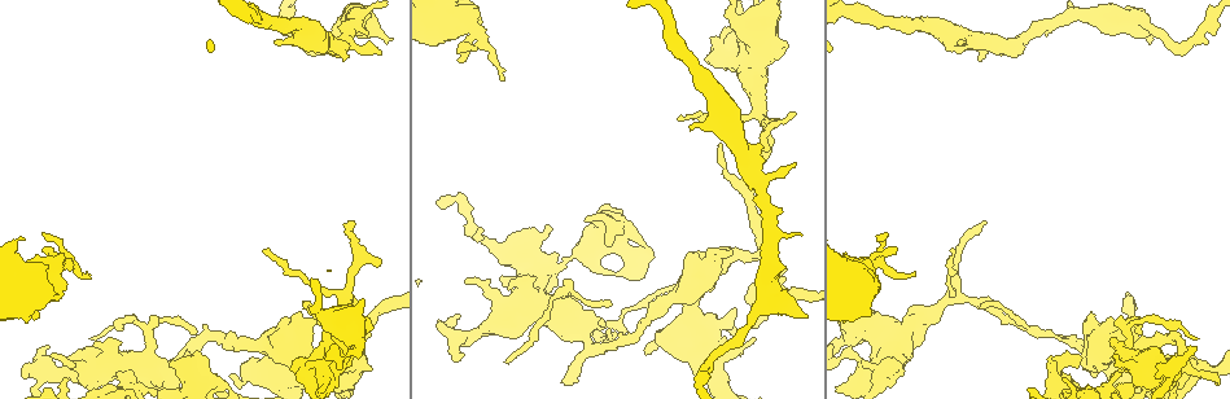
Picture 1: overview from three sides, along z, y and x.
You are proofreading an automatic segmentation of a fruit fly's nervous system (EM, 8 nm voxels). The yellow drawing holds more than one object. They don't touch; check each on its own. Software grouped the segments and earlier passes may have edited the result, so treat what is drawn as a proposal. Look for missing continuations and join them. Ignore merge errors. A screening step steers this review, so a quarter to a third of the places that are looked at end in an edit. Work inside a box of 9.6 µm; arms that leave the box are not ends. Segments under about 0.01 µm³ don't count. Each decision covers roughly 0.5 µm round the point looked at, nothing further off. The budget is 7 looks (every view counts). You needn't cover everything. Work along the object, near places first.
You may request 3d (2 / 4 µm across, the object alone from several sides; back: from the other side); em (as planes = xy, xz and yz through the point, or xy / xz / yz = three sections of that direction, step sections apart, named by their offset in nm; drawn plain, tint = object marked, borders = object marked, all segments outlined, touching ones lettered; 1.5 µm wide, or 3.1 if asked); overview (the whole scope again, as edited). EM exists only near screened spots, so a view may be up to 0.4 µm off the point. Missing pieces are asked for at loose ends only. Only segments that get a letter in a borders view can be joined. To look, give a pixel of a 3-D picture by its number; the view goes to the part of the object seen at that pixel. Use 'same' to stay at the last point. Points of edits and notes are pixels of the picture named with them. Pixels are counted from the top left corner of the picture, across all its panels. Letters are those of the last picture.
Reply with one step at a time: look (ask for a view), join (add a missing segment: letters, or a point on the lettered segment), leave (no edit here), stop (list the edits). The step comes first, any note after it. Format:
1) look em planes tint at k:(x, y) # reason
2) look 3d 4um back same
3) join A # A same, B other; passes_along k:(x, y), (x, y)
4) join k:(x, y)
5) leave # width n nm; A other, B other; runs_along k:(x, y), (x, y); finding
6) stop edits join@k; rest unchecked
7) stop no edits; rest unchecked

look em planes borders at 1:(438, 323) # an open end

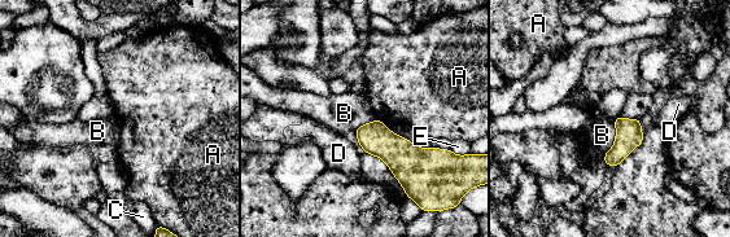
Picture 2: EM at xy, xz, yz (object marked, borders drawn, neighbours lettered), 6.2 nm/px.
leave # A other, B other, C other, D other, E other; border 2:(613, 119), (615, 143), (604, 154); no lettered segment goes on from it

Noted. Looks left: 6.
look 3d 2um back at 1:(1055, 364)

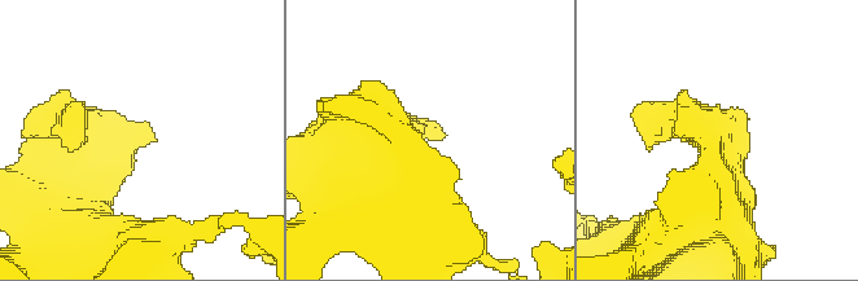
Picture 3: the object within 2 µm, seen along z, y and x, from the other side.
look em planes borders at 3:(151, 135)

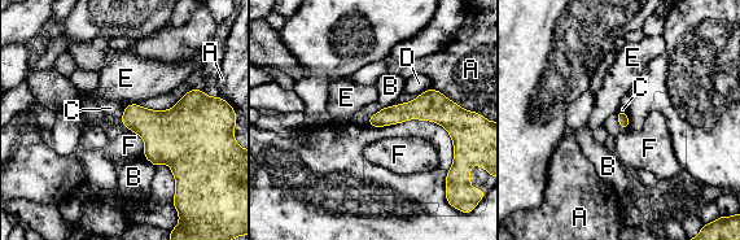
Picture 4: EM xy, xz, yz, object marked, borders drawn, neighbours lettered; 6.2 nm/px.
leave # longest_contact A 240 nm; A other, B other, C other, D other, E other, F other; runs_along 4:(451, 113), (406, 110), (372, 121); no lettered segment goes on from it

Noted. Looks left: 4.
look em planes borders at 1:(982, 308) # thin end

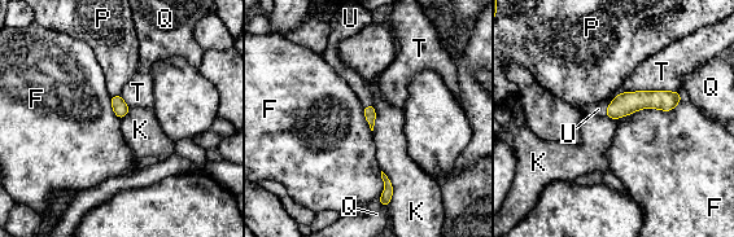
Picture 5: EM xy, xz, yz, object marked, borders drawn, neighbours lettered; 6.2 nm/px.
join U # width 70 nm; F other, K other, P other, Q other, T other, U same; passes_along 5:(624, 104), (608, 108), (598, 109); it goes on there

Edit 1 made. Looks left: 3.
stop edits join@5; rest unchecked

